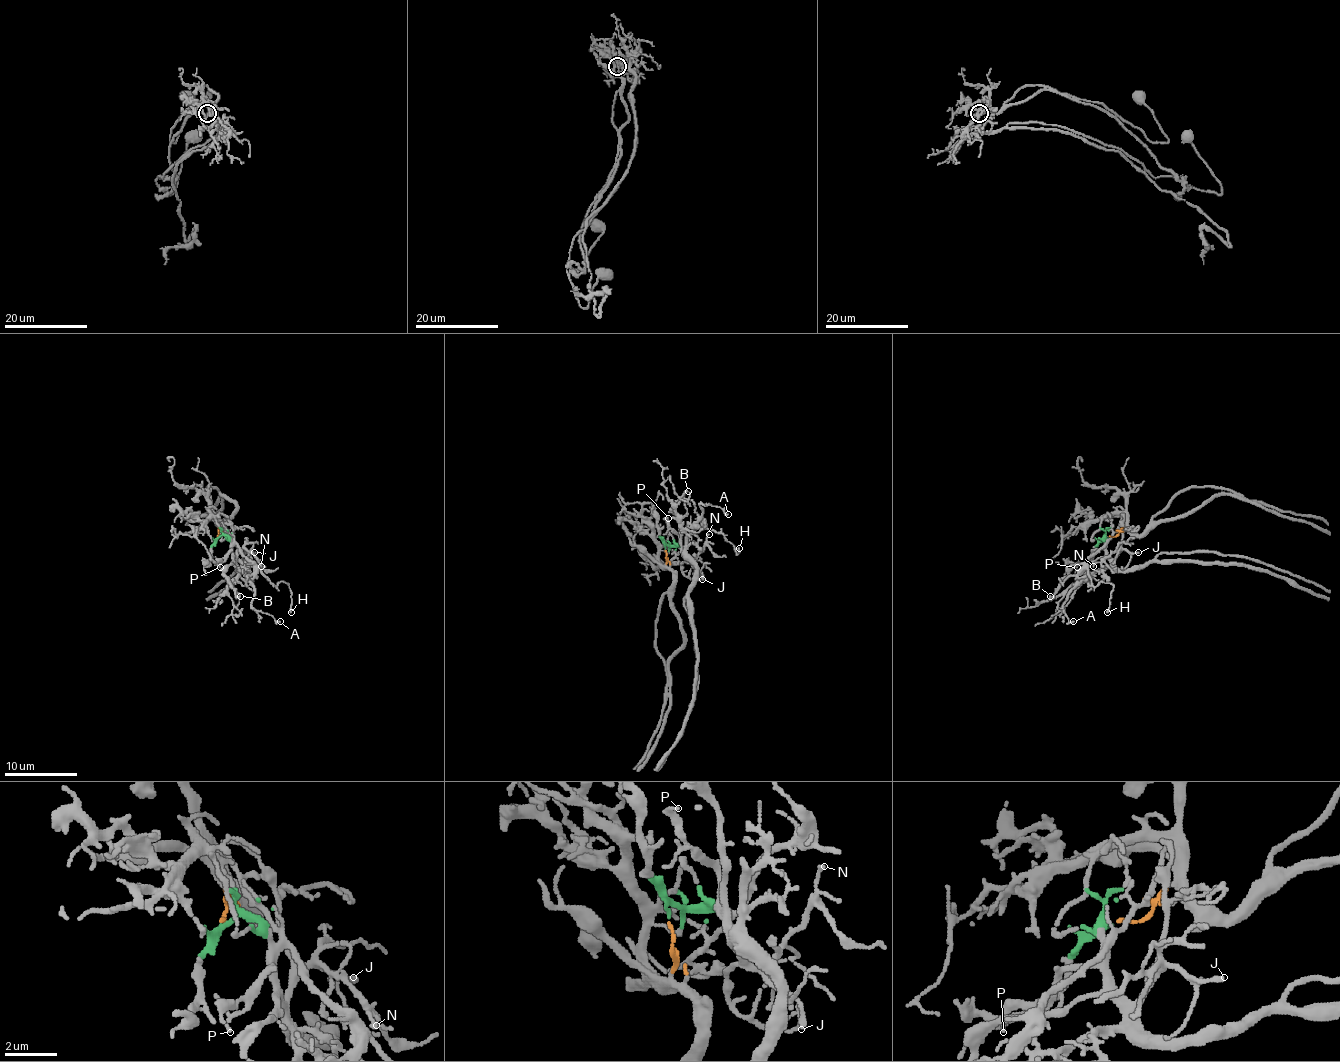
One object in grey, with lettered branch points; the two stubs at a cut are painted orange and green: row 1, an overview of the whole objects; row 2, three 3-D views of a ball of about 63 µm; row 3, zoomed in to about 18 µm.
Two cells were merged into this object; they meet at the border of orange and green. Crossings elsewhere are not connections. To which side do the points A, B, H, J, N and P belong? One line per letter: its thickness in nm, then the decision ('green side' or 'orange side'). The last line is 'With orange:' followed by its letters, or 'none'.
A: 90 nm thick; green side
B: 190 nm thick; green side
H: 120 nm thick; green side
J: 160 nm thick; green side
N: 70 nm thick; green side
P: 120 nm thick; green side
With orange: none

